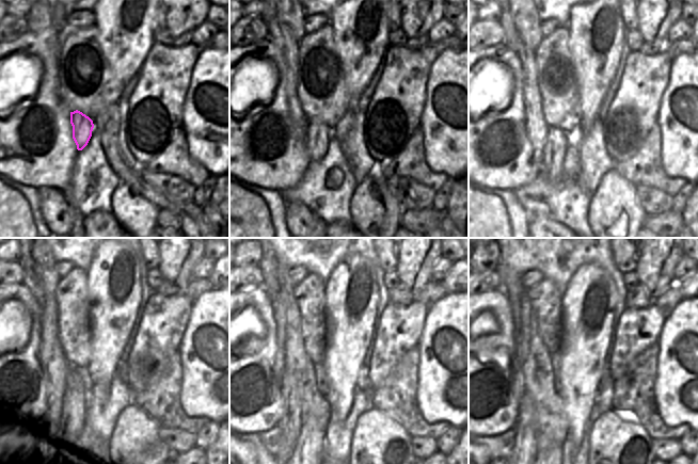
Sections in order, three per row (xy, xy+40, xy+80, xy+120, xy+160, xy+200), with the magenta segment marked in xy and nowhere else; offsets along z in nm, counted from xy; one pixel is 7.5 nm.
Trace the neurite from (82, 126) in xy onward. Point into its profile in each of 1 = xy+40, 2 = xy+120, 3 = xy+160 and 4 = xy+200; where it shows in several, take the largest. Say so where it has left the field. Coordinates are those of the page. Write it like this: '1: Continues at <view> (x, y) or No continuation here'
1: Continues at xy+40 (318, 134)
2: Continues at xy+120 (73, 411)
3: Continues at xy+160 (307, 453)
4: Continues at xy+200 (553, 454)

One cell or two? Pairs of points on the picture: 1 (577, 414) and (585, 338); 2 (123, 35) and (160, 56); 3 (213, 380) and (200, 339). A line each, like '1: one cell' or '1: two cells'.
1: one cell
2: two cells
3: one cell

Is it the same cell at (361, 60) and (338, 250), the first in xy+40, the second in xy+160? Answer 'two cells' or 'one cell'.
two cells

